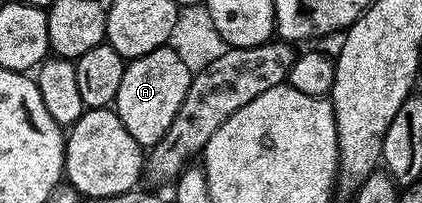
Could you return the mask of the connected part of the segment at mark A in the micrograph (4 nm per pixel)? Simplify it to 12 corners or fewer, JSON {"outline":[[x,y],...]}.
{"outline":[[168,46],[126,63],[115,111],[149,150],[187,97]]}

